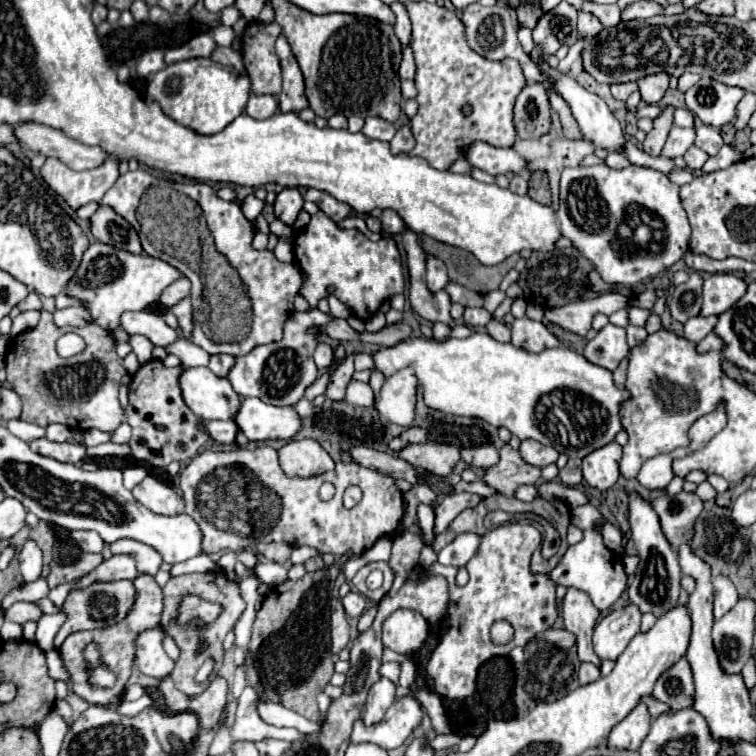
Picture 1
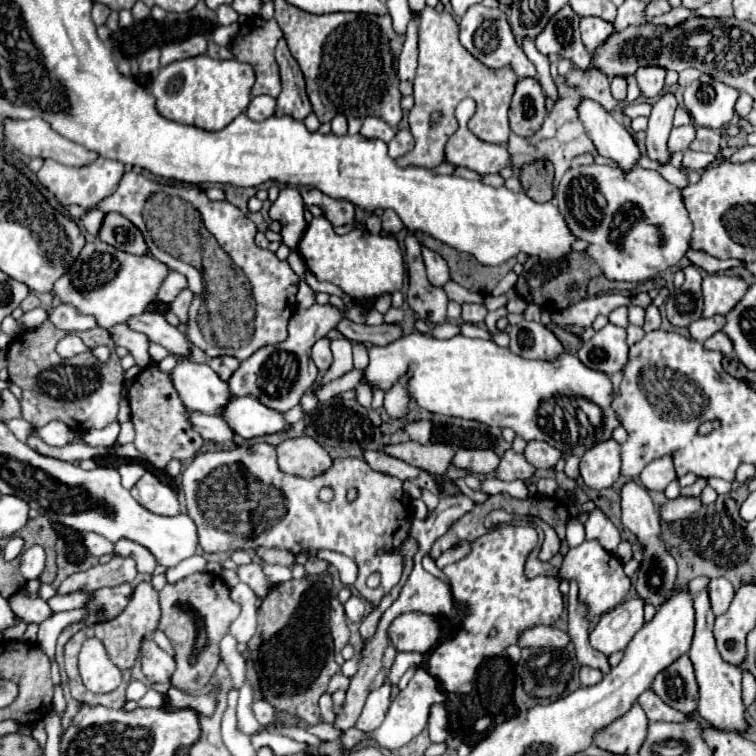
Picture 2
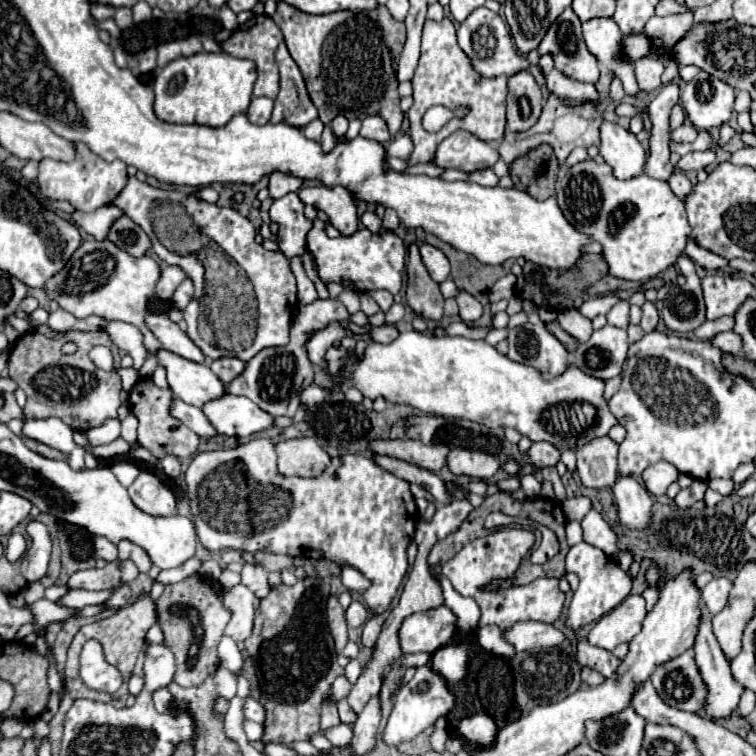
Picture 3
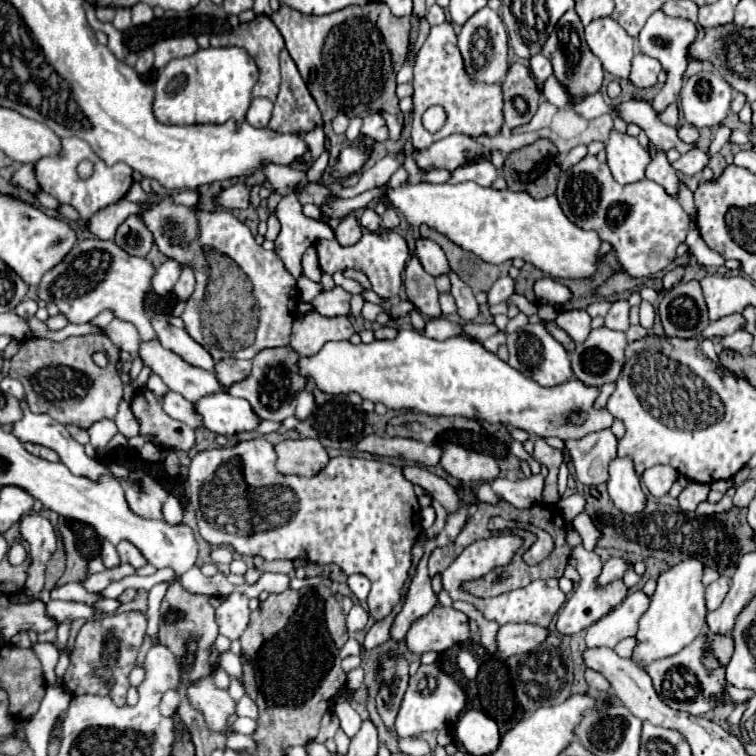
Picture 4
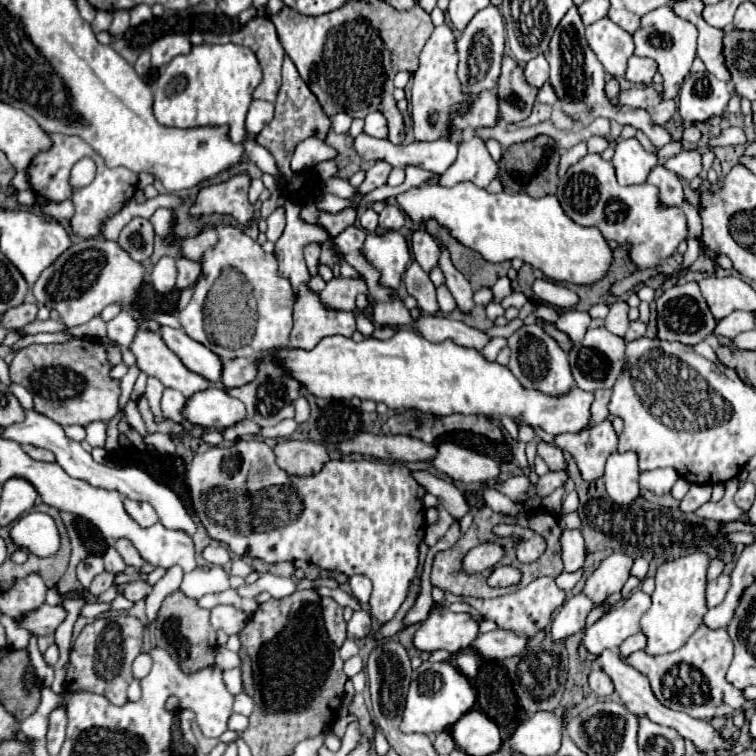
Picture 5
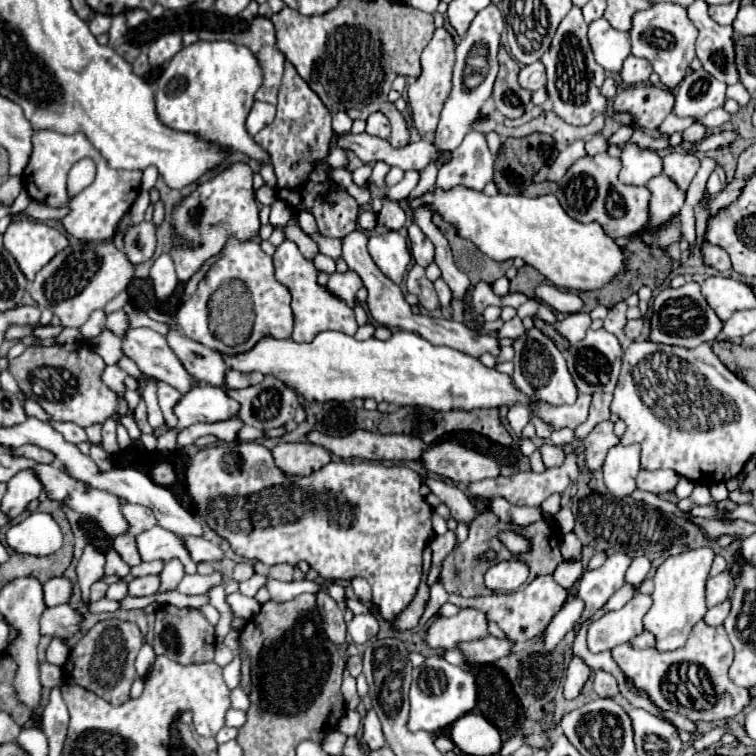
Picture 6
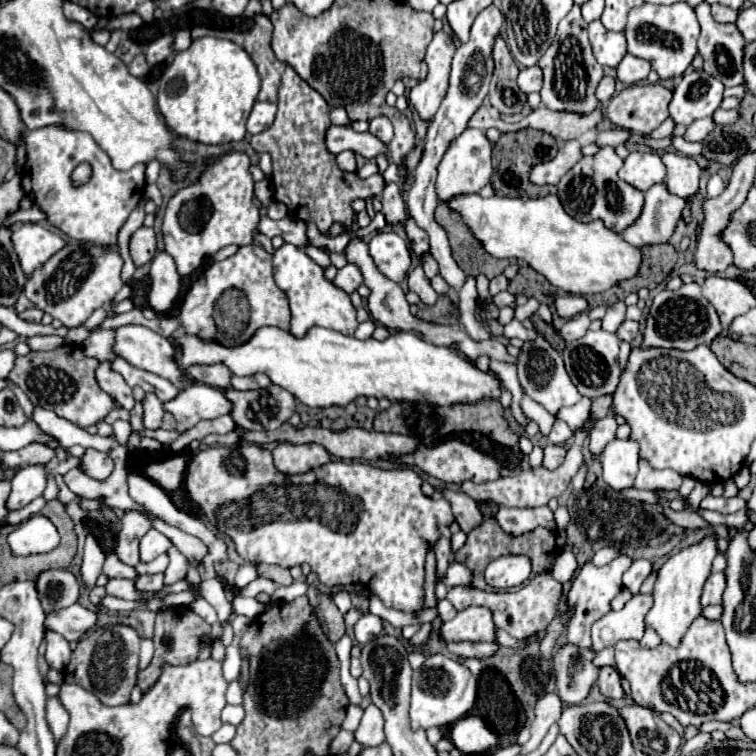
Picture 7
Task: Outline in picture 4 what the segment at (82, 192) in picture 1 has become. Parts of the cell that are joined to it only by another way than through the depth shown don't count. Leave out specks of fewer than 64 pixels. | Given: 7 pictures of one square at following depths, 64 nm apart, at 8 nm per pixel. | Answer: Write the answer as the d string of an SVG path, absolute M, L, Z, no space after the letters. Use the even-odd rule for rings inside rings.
M60 138L62 140L62 150L56 156L46 156L40 158L36 162L36 178L40 184L40 190L58 198L62 204L72 204L80 218L78 224L82 228L88 226L88 220L102 208L108 208L116 202L120 202L126 192L130 190L134 178L132 178L132 168L128 168L126 164L116 164L116 166L106 166L104 160L100 160L88 142L80 140L80 138ZM80 160L92 160L94 162L94 174L88 180L80 180L76 176L76 166Z

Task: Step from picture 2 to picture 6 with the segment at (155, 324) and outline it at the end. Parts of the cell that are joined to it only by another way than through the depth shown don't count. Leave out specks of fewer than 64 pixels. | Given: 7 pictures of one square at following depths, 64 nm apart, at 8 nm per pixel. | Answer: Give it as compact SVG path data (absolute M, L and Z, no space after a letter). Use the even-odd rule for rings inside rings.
M170 330L166 340L190 376L210 386L224 386L228 366L224 364L222 354L204 348L202 344L186 338L176 330Z

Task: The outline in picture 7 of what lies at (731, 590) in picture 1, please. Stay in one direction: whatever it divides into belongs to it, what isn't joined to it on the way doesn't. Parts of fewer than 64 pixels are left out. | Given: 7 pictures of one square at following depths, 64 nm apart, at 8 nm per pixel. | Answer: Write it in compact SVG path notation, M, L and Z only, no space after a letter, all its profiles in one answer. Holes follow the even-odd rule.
M716 572L716 574L710 574L706 584L704 584L704 590L702 590L702 606L708 606L708 604L720 604L722 600L722 592L726 588L726 578L722 572Z

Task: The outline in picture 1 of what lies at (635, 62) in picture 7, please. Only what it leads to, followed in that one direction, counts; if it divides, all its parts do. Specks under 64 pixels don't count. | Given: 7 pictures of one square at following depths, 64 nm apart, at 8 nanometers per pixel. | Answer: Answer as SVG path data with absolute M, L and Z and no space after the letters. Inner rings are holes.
M666 72L646 74L638 80L638 88L640 88L640 94L642 94L644 102L648 102L648 104L658 102L668 88L668 74Z

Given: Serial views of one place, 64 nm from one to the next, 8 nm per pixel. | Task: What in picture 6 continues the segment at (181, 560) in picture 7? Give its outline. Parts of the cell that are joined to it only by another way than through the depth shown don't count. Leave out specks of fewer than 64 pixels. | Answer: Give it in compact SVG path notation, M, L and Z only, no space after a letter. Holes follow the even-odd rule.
M172 558L160 574L160 590L174 590L184 576L184 566L178 558Z

